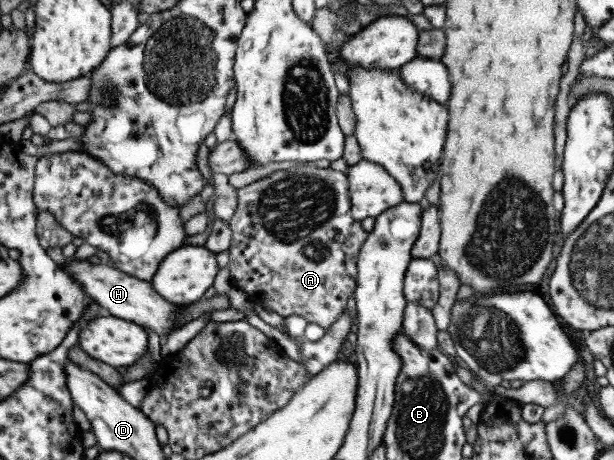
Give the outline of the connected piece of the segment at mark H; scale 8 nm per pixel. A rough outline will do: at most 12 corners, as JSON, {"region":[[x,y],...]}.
{"region":[[74,257],[62,269],[106,314],[172,332],[178,310],[110,264]]}

